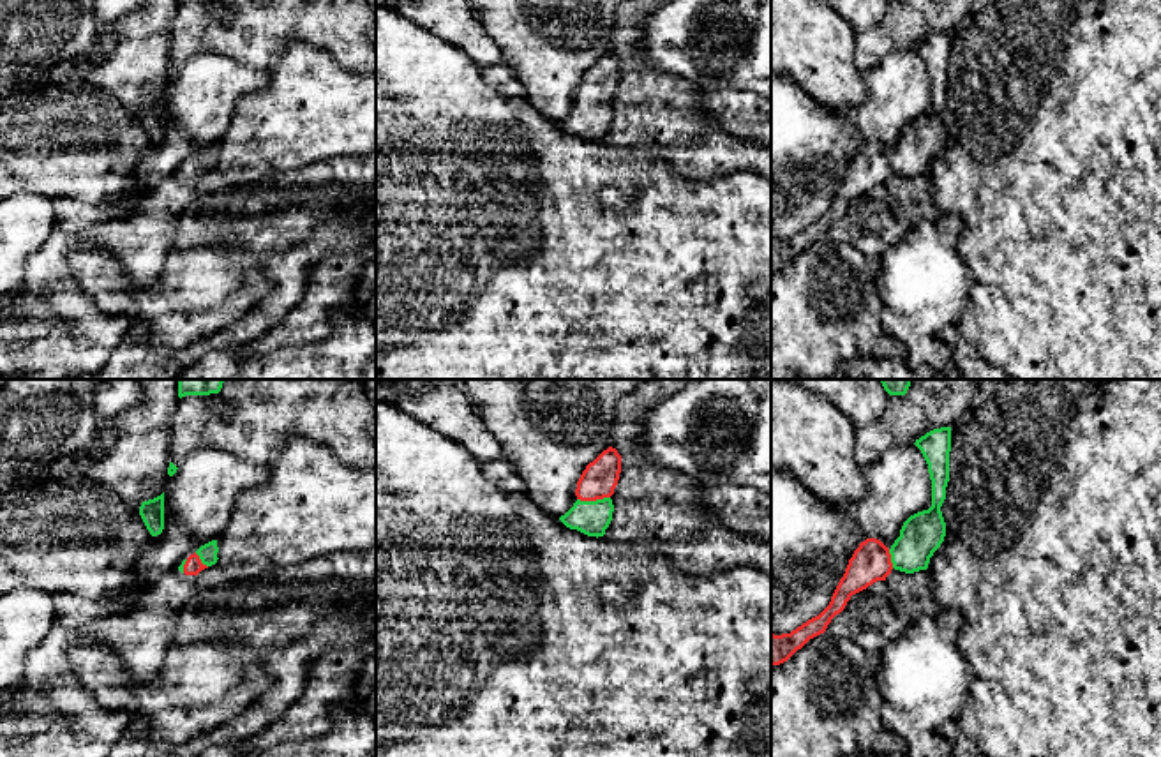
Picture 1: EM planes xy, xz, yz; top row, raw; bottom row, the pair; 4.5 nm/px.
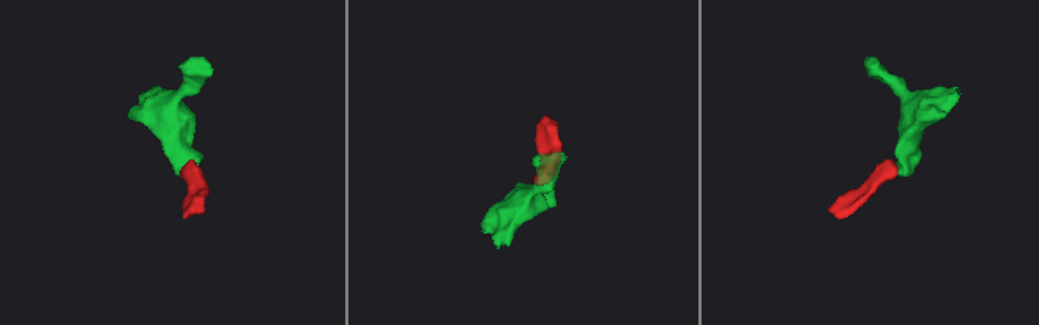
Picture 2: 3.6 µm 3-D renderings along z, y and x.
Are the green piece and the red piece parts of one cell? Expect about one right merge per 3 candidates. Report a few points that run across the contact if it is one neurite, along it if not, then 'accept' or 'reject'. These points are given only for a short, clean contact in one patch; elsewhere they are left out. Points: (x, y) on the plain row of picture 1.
xz (591, 122), (593, 106), (593, 94), (599, 85) | accept

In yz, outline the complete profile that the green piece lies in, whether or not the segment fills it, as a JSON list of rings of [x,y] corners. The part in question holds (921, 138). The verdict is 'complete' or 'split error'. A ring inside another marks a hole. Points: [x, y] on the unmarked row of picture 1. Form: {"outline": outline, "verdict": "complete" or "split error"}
{"outline": [[[951,32],[933,34],[916,44],[914,49],[921,55],[928,69],[932,111],[910,120],[889,154],[877,143],[861,146],[849,164],[829,210],[790,238],[771,238],[771,270],[787,266],[810,244],[824,238],[831,224],[845,214],[852,199],[877,185],[886,185],[893,173],[905,178],[928,173],[930,162],[946,141],[940,111],[946,104],[949,86]]], "verdict": "split error"}

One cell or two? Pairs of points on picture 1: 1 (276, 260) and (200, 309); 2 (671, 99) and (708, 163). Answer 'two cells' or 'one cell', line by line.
1: two cells
2: one cell

